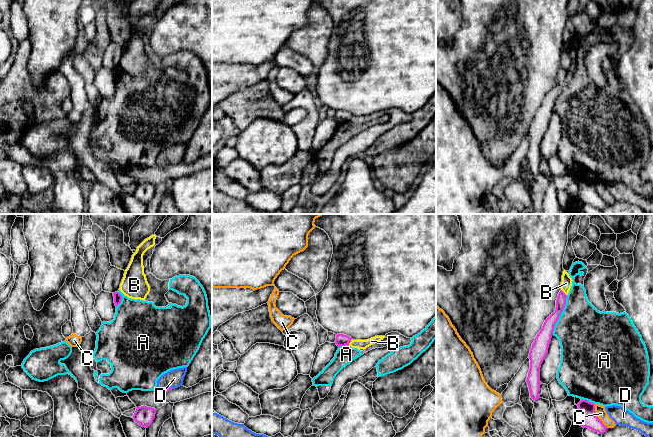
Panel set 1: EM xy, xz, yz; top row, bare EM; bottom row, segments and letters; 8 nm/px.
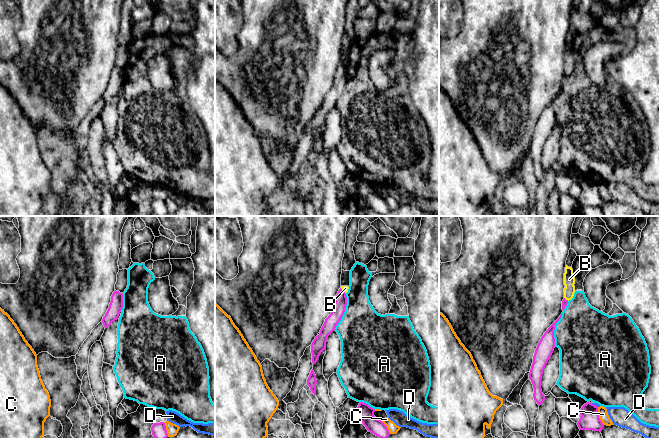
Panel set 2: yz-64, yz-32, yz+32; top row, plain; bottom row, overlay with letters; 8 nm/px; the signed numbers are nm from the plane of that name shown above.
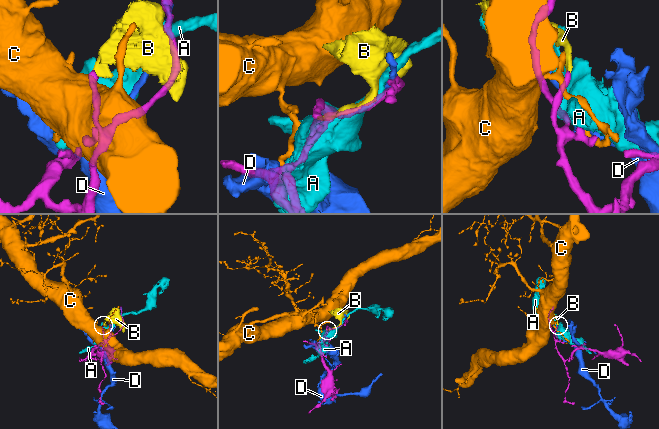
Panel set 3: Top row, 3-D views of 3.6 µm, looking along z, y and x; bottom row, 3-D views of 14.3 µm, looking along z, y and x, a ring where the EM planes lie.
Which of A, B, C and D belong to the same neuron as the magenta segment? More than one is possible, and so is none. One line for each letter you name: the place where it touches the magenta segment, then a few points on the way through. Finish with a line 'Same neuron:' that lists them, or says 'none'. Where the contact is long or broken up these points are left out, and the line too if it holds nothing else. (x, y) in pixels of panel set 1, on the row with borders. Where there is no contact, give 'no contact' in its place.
Same neuron: none

